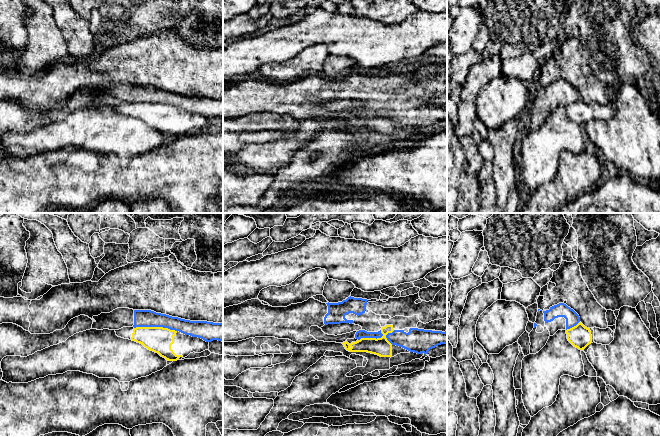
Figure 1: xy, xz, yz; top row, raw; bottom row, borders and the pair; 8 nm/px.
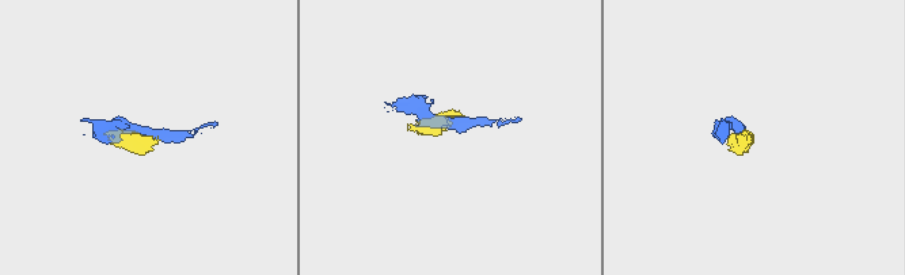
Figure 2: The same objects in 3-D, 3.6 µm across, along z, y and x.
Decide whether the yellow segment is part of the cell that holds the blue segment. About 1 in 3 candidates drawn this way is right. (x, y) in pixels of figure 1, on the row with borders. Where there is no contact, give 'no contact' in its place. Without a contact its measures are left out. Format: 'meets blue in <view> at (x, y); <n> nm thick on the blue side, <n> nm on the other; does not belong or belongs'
meets blue in xy at (155, 326); 140 nm thick on the blue side, 200 nm on the other; does not belong

